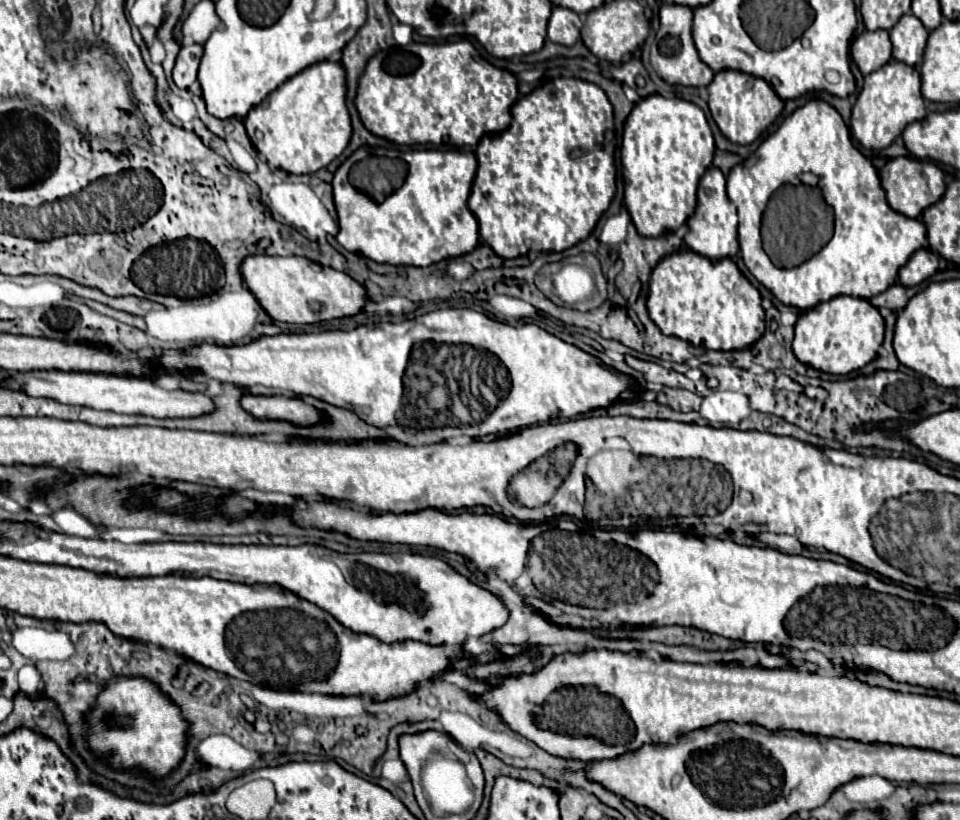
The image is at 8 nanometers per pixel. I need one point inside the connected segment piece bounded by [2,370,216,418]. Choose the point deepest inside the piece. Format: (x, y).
(103, 391)

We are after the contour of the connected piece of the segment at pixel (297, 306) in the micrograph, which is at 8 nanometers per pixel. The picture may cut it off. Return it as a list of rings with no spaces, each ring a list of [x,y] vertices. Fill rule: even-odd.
[[[248,256],[242,262],[242,276],[268,316],[278,322],[314,324],[346,318],[362,312],[368,302],[364,286],[352,276],[300,256]]]

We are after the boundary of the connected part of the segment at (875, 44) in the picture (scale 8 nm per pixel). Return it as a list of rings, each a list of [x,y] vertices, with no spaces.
[[[866,30],[852,42],[850,54],[862,74],[870,74],[882,68],[892,58],[892,42],[890,42],[888,32],[886,30],[874,30],[874,32]]]

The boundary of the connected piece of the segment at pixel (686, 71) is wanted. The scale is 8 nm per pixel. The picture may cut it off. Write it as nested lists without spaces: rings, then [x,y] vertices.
[[[662,4],[660,8],[660,28],[656,32],[656,50],[650,54],[650,64],[654,72],[668,84],[682,86],[708,86],[714,78],[714,72],[698,56],[698,50],[692,42],[692,8],[682,4]]]

